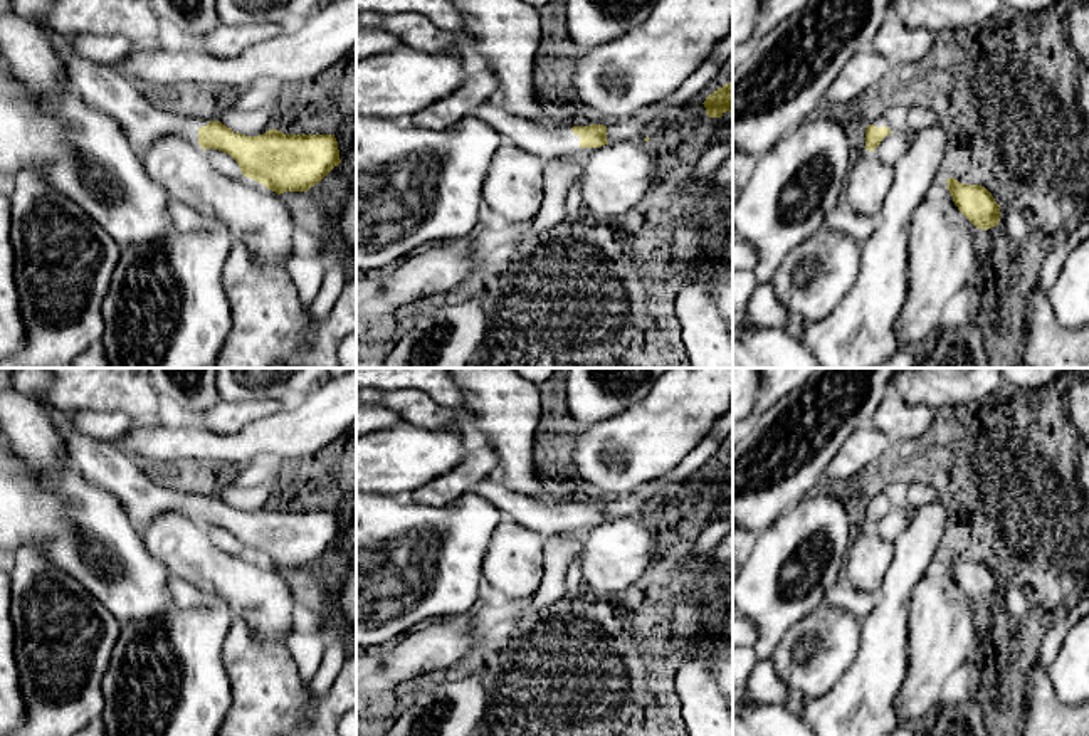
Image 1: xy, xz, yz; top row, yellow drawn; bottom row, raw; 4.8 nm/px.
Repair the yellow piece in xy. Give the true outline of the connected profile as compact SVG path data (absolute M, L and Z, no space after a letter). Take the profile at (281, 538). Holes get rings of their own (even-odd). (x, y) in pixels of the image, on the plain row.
M13 368L13 388L45 408L71 462L86 481L116 496L136 528L165 513L182 513L203 526L230 531L244 553L277 571L308 568L341 539L334 511L284 511L269 506L259 513L245 513L220 497L176 491L155 482L141 471L136 459L118 449L116 442L81 434L72 423L72 412L50 407L44 400L49 386L49 368Z

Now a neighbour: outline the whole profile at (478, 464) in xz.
M491 444L471 450L455 467L415 489L408 499L425 506L445 506L454 499L472 492L474 486L489 477L499 464Z

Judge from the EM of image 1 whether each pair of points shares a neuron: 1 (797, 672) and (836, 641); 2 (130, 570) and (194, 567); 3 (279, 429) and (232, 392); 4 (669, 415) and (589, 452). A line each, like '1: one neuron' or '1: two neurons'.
1: one neuron
2: two neurons
3: two neurons
4: one neuron

